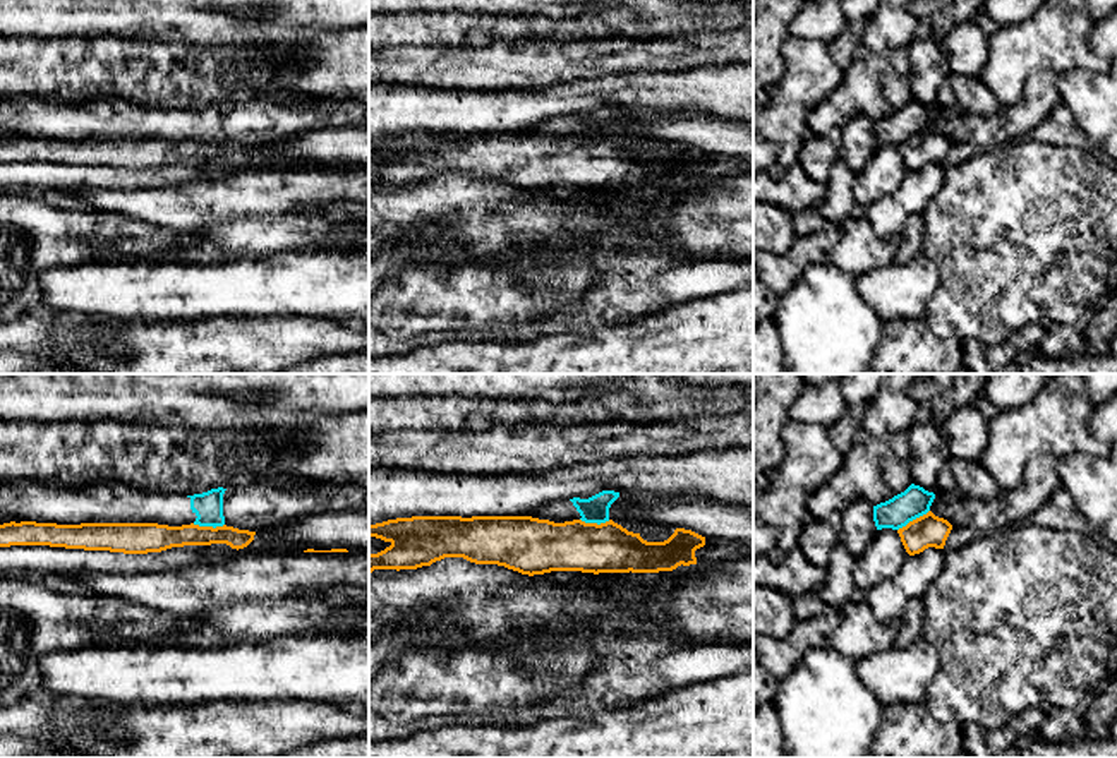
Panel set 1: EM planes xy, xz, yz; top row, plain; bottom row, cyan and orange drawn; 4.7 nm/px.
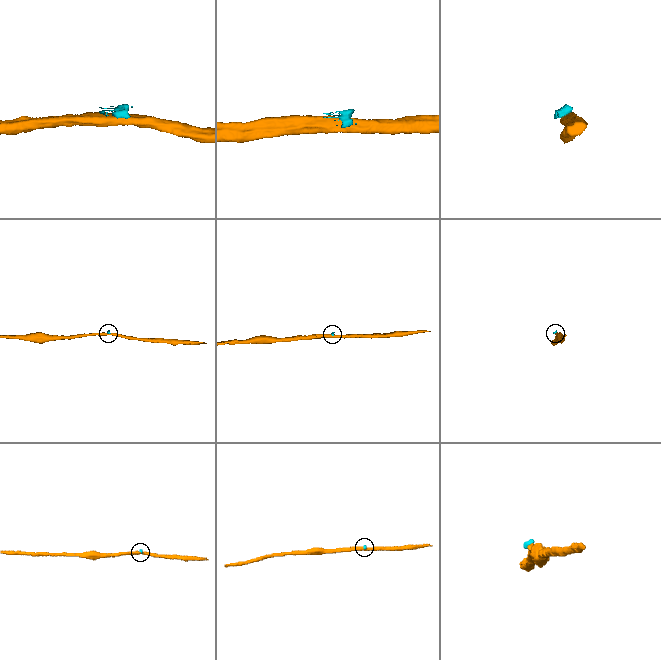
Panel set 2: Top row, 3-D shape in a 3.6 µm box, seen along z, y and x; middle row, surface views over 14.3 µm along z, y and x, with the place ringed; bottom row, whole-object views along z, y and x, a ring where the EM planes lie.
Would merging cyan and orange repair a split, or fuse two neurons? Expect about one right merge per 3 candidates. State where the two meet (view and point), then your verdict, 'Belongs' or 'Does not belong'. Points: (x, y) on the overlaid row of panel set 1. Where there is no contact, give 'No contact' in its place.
Touches cyan at yz (913, 518). Does not belong

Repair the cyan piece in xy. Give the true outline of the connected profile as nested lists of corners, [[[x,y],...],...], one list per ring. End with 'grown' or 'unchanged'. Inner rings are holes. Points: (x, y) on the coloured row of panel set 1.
[[[38,480],[0,484],[0,516],[24,521],[158,523],[168,526],[233,526],[257,532],[324,511],[369,511],[369,487],[317,487],[293,490],[252,482],[240,489],[202,494],[153,494],[122,484],[60,489]]]; grown

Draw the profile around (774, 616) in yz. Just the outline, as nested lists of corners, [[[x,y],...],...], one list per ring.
[[[753,587],[753,638],[786,638],[796,624],[793,597],[772,587]]]

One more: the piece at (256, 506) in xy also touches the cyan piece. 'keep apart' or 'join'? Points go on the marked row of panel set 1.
join

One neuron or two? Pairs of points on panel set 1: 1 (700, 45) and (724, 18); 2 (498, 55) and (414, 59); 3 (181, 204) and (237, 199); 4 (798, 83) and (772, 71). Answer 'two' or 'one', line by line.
1: two
2: one
3: one
4: two

